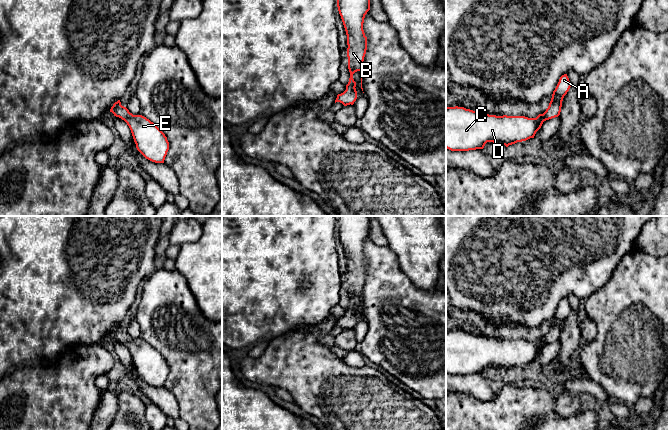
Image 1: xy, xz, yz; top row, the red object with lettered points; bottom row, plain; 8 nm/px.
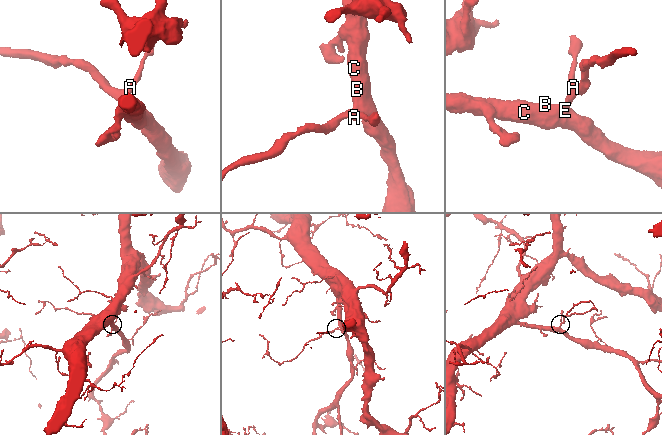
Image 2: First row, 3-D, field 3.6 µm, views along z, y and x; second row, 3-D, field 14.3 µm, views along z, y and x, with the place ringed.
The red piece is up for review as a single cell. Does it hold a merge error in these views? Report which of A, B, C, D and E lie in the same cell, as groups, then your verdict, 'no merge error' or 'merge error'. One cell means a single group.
A B C D E | no merge error

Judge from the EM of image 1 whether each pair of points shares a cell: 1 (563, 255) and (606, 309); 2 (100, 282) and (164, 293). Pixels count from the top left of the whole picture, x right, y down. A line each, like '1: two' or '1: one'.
1: two
2: two

